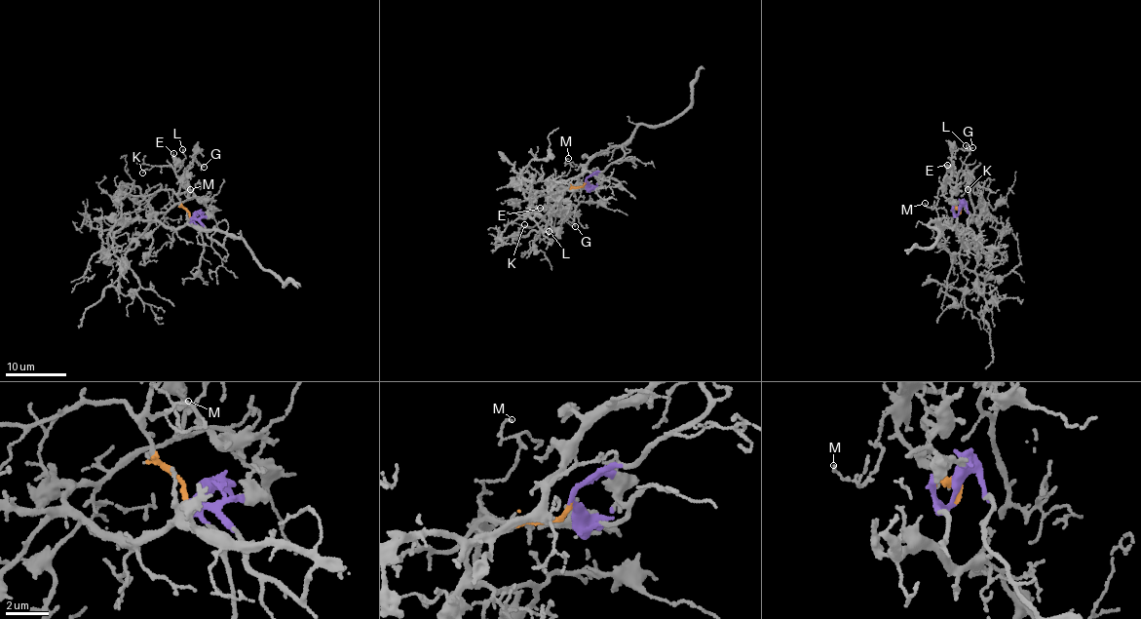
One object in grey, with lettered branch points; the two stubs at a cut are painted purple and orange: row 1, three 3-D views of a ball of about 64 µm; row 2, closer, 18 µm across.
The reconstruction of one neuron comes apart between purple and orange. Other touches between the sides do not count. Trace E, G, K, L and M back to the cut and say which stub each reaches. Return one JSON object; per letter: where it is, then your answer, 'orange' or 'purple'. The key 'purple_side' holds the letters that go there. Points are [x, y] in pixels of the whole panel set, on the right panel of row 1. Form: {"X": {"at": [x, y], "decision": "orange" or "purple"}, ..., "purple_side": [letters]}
{"E": {"at": [947, 165], "decision": "orange"}, "G": {"at": [972, 147], "decision": "orange"}, "K": {"at": [968, 189], "decision": "orange"}, "L": {"at": [966, 145], "decision": "orange"}, "M": {"at": [925, 203], "decision": "orange"}, "purple_side": []}

